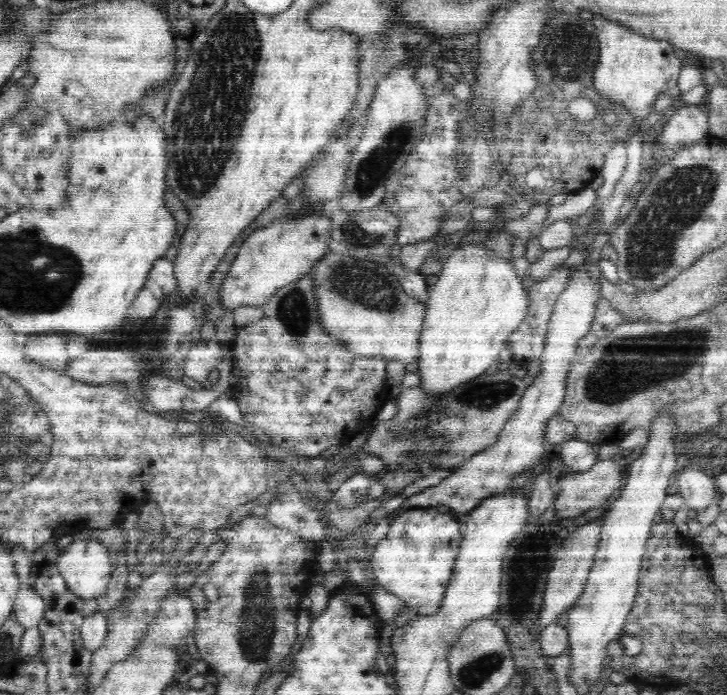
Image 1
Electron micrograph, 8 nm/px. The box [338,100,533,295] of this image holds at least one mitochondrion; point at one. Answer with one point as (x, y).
(371, 170)

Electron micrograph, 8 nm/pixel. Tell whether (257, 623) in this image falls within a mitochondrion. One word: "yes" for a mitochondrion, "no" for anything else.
yes

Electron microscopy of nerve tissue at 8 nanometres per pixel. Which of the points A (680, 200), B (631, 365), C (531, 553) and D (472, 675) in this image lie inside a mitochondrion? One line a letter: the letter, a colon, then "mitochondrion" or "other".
A: mitochondrion
B: mitochondrion
C: mitochondrion
D: mitochondrion

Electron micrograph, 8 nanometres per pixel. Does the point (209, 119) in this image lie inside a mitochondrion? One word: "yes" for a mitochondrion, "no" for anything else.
yes

